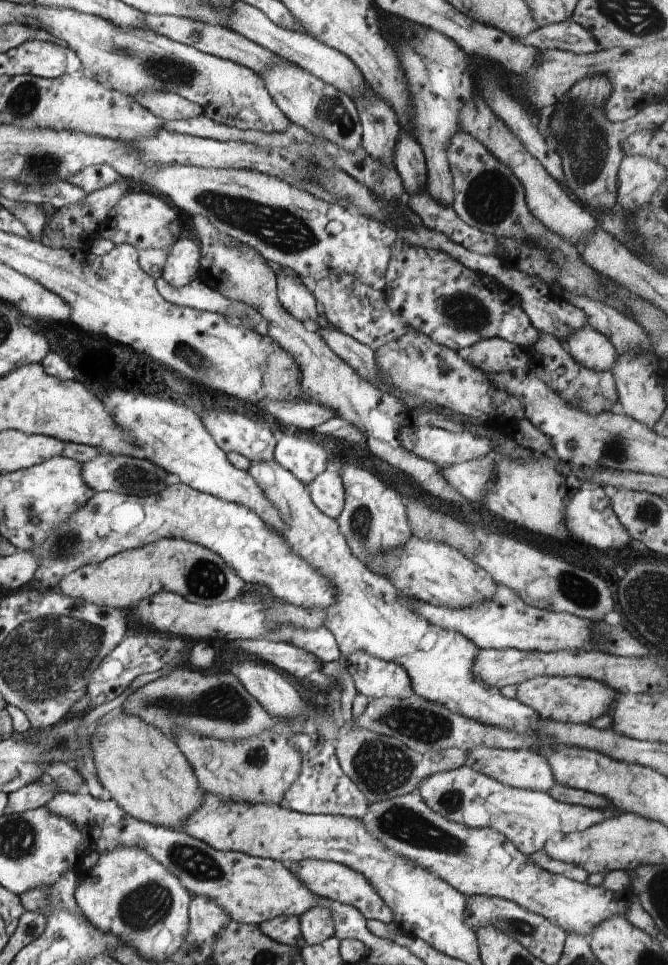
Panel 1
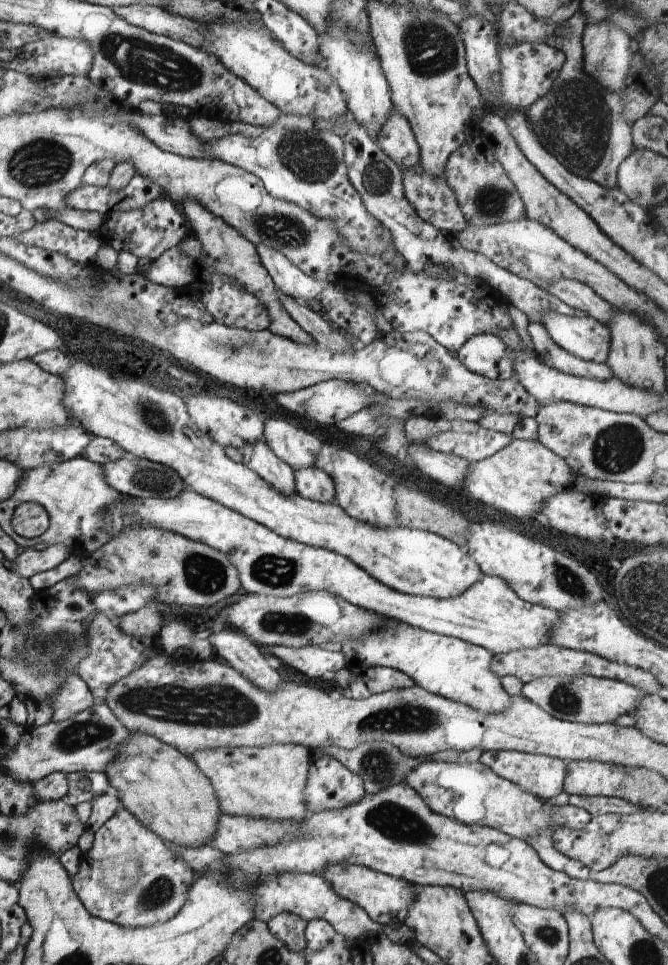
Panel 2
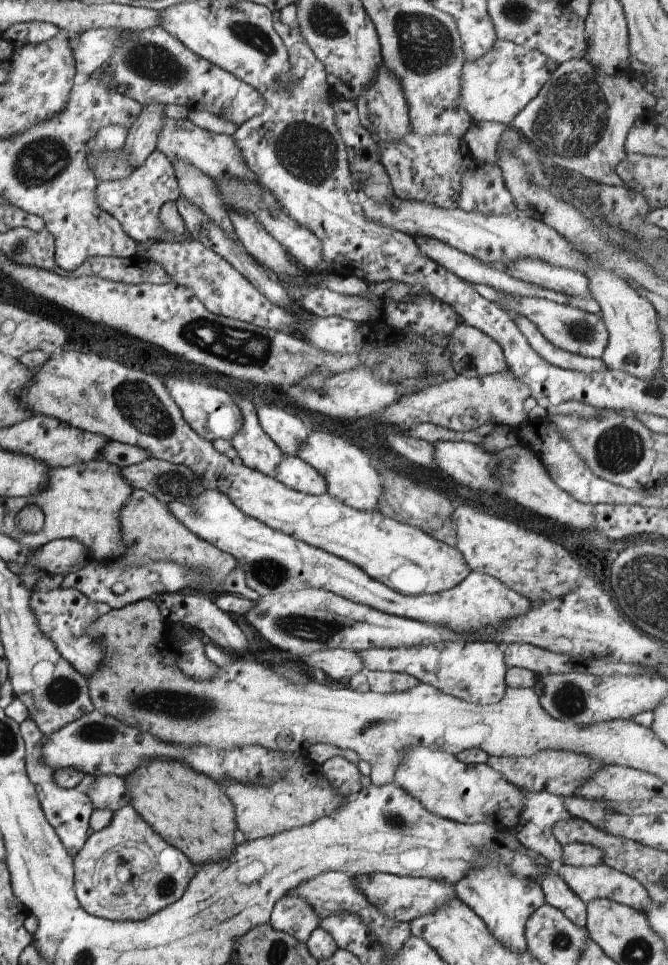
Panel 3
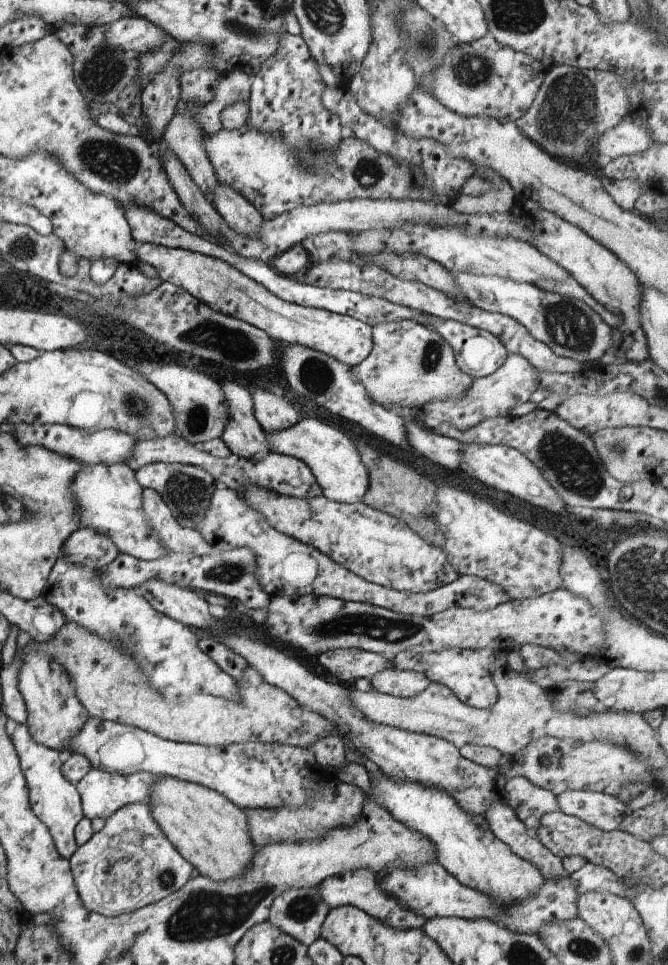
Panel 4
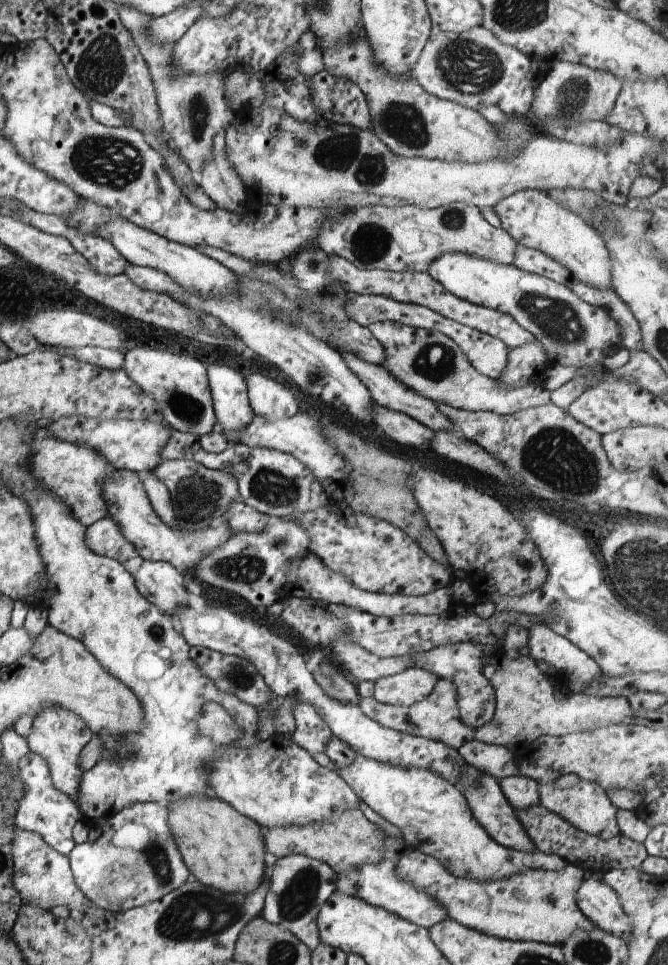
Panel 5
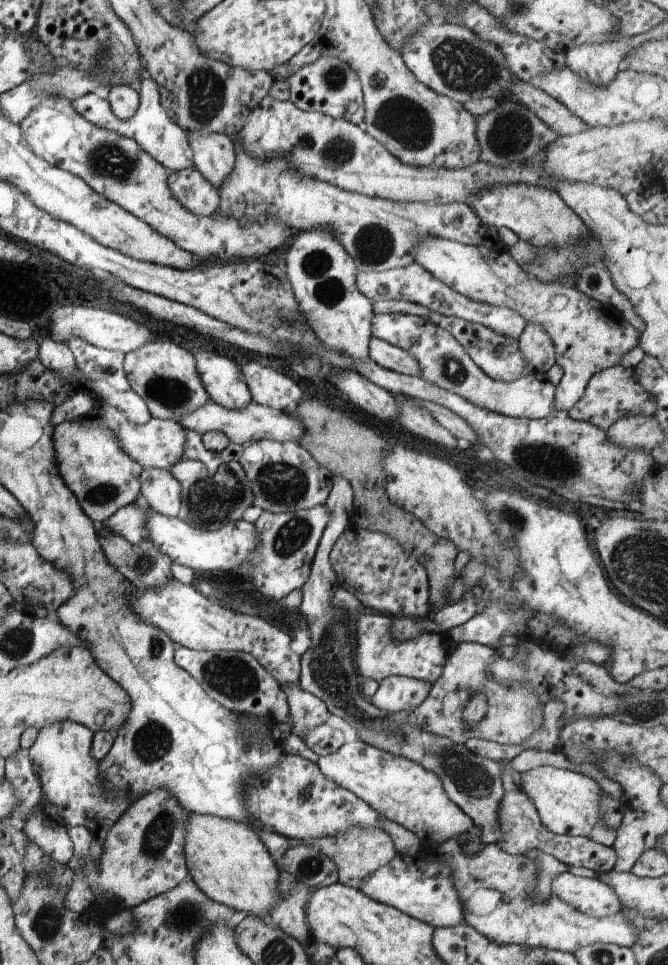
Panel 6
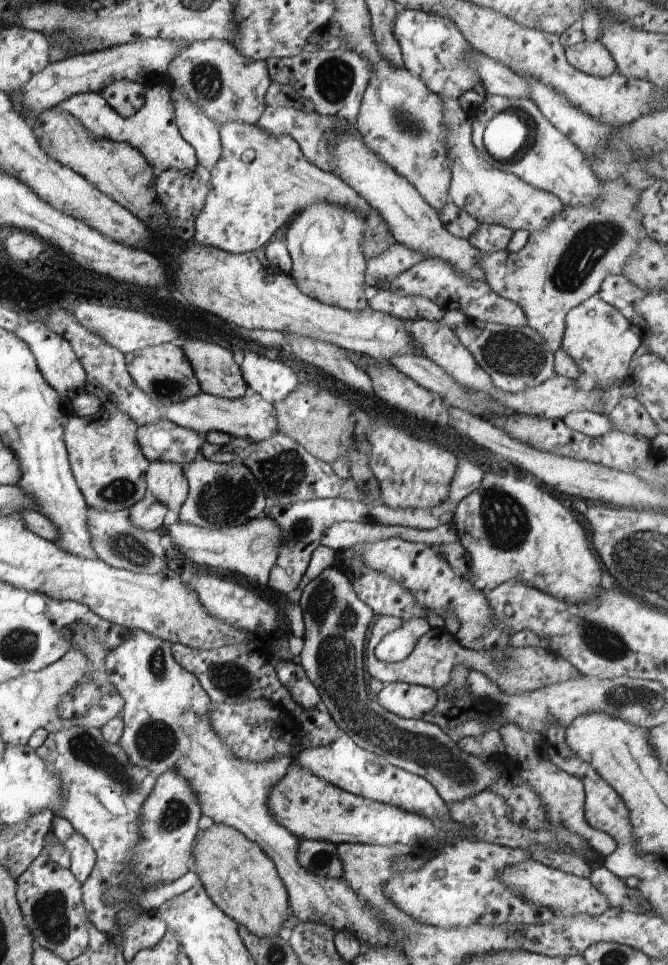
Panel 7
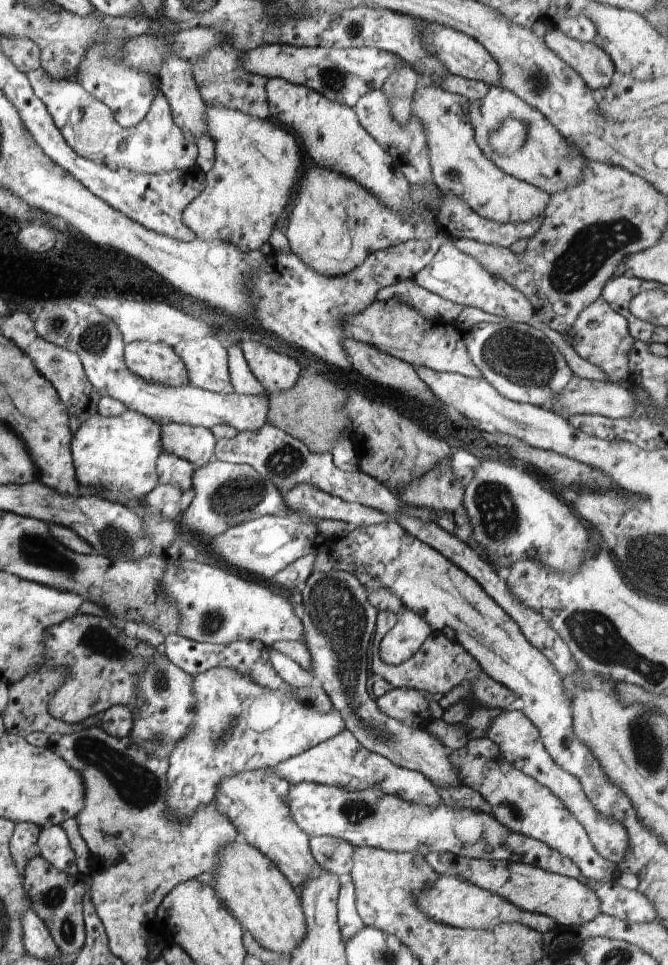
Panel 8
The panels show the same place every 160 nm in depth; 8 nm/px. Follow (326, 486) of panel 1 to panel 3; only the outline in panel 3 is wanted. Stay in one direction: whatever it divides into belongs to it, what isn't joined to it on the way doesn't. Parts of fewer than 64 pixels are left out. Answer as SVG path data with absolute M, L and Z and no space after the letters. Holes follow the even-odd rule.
M281 454L281 462L277 462L277 468L273 470L271 478L302 494L326 494L326 481L309 464L296 456Z

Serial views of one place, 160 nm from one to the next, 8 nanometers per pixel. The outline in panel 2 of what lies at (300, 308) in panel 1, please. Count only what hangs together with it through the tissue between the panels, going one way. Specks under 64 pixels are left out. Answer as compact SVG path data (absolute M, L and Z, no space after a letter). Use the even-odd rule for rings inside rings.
M261 244L254 246L259 262L269 274L278 293L289 298L295 298L299 303L305 304L317 298L325 286L331 286L329 280L315 280L303 274L297 266L293 266L281 252L273 248L265 248Z

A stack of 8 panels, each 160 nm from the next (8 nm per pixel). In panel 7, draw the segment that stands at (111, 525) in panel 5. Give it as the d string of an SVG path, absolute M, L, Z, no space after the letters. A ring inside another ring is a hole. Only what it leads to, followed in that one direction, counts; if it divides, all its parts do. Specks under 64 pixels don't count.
M145 494L142 500L138 500L132 507L127 509L126 515L129 522L138 529L146 531L162 530L162 520L167 508Z

